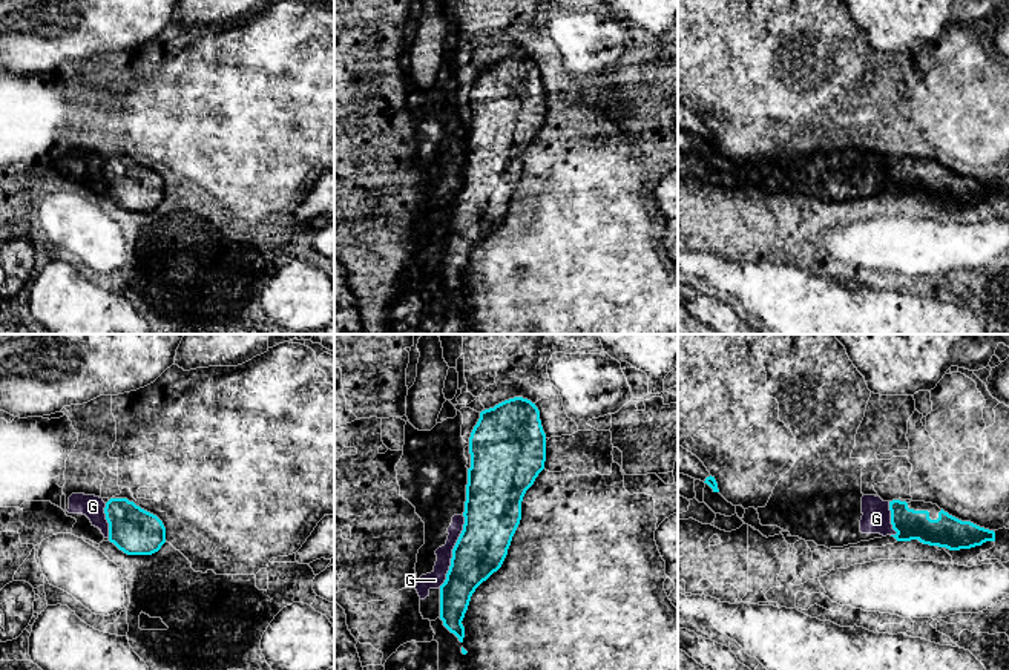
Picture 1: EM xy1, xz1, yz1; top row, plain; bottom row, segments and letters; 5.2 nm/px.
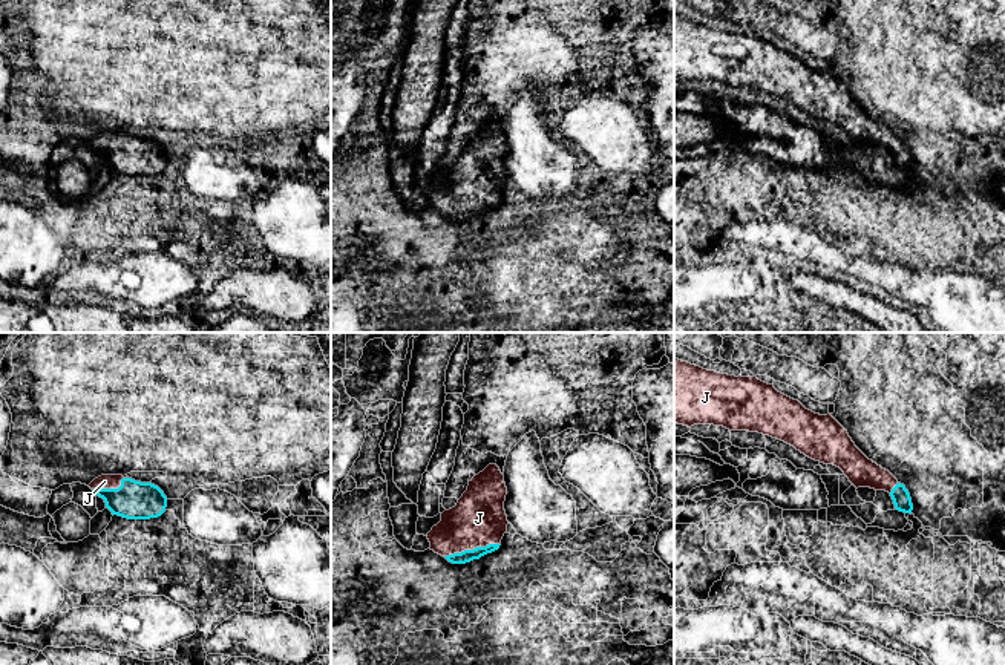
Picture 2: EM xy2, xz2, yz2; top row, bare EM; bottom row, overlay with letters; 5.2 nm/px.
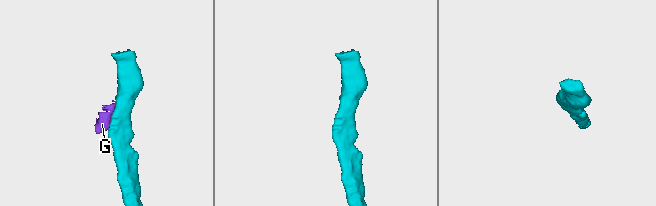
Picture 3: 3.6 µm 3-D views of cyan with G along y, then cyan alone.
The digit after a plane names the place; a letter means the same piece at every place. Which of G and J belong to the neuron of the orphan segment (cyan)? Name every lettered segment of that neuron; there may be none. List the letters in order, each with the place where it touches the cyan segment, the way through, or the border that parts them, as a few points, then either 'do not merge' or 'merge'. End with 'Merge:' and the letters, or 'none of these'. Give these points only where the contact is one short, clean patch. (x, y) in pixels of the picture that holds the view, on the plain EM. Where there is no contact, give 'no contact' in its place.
G: xz1 (453, 207) | along xz1 (463, 172), (463, 186), (453, 206), (446, 235), (439, 243) | do not merge
J: xz2 (474, 206) | across xz2 (464, 213), (474, 206), (474, 184), (478, 175) | merge
Merge: J

